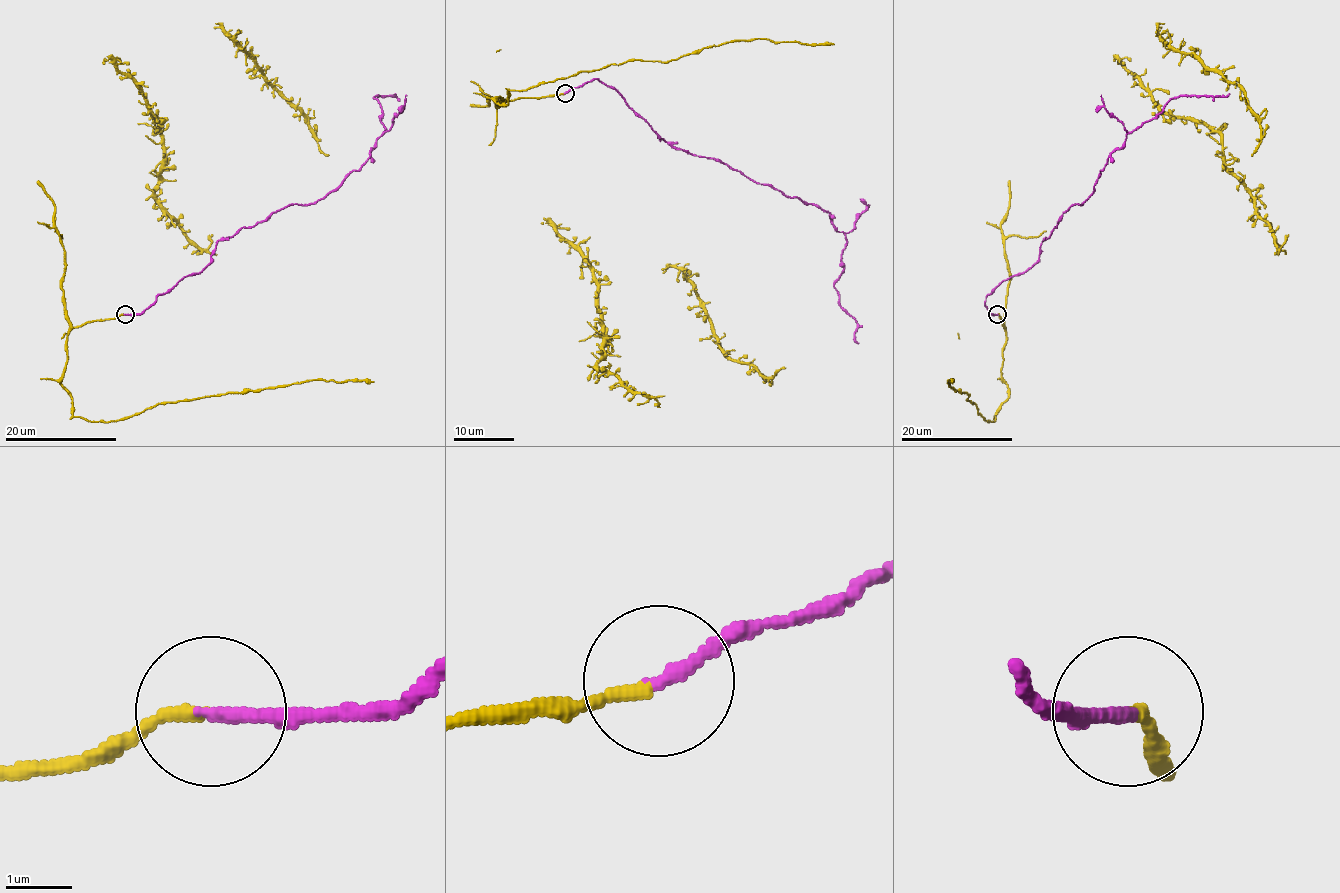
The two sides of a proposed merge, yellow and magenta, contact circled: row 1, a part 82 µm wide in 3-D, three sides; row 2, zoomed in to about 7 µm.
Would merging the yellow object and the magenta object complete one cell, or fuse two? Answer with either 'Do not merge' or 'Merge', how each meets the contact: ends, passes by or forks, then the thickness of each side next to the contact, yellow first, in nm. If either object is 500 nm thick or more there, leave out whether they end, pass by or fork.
Merge. At the ring yellow ends. At the ring magenta ends. Thickness 190 nm (yellow) against 220 nm

